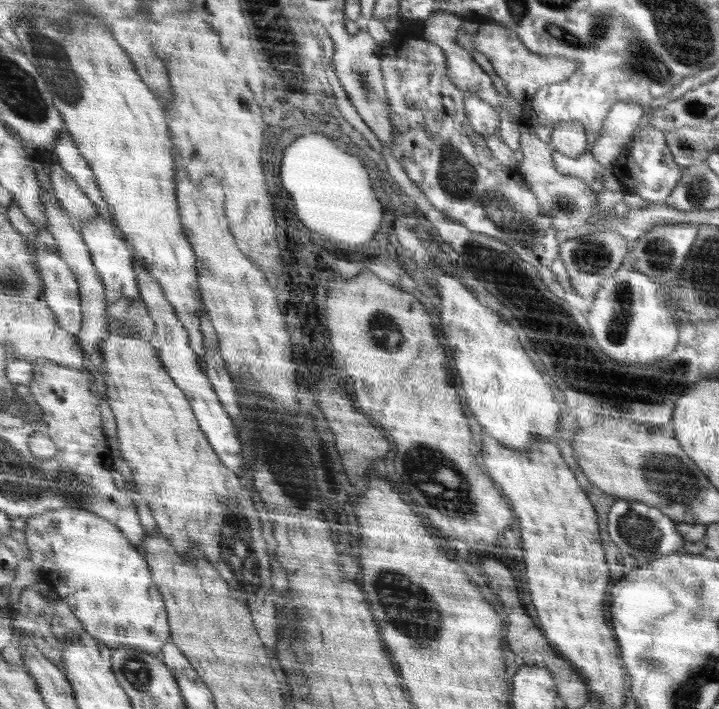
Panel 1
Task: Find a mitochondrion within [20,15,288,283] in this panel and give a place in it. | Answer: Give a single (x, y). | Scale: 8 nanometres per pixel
(70, 90)

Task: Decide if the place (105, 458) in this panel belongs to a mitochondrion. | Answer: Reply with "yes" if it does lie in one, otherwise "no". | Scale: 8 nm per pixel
no

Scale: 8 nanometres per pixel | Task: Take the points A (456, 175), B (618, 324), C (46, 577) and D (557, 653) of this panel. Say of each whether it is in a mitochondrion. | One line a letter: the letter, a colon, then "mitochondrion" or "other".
A: mitochondrion
B: mitochondrion
C: other
D: other

